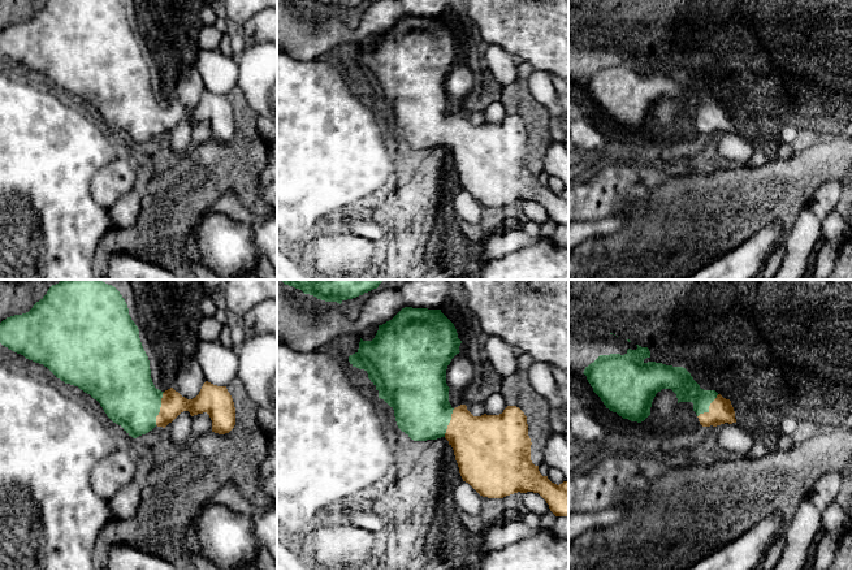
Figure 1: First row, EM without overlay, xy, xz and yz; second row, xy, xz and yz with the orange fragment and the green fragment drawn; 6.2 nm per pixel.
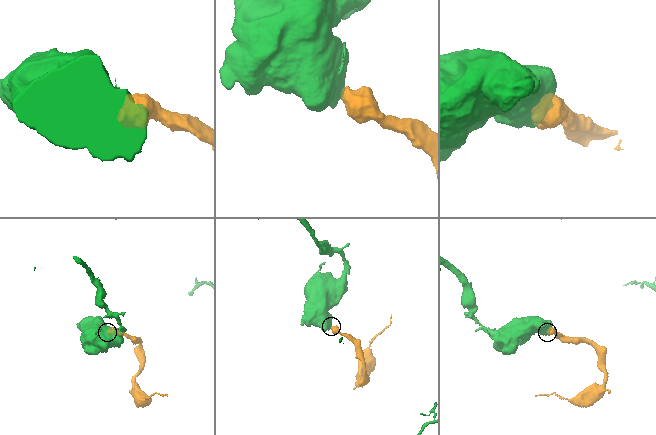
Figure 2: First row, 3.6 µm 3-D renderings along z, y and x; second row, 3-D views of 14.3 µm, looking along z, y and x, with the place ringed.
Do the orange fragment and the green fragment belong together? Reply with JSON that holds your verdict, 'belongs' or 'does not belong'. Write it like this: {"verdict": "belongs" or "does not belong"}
{"verdict": "belongs"}

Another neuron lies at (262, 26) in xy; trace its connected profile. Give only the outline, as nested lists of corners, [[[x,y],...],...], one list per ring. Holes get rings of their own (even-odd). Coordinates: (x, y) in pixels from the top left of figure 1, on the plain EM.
[[[260,10],[237,30],[241,40],[246,43],[271,42],[277,44],[277,10]]]

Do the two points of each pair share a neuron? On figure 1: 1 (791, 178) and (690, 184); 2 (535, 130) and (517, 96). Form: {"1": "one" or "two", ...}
{"1": "one", "2": "one"}

